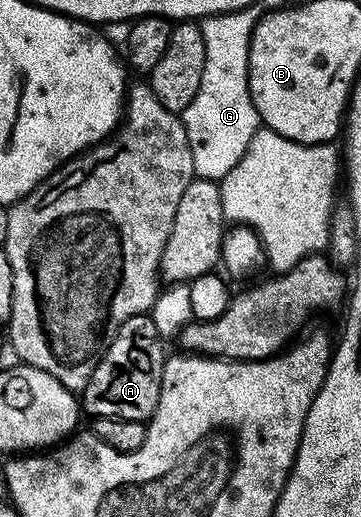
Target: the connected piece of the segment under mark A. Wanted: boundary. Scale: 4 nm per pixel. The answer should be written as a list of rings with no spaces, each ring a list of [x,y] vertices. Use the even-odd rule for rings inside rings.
[[[149,314],[128,318],[128,322],[124,322],[124,326],[120,326],[116,338],[108,346],[108,350],[103,354],[102,361],[96,366],[92,378],[80,393],[80,404],[85,415],[87,412],[90,418],[107,416],[121,420],[149,421],[158,405],[162,389],[162,371],[168,355],[168,349],[162,344],[165,344],[164,337],[160,334],[160,330],[156,330],[156,322],[152,322]]]

